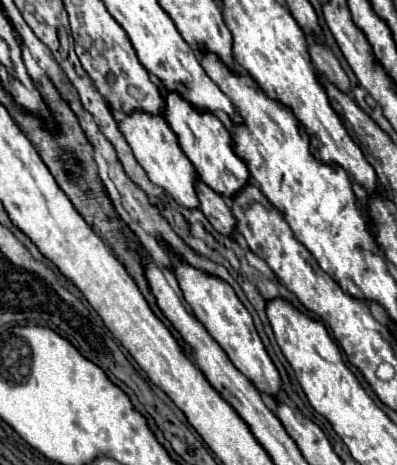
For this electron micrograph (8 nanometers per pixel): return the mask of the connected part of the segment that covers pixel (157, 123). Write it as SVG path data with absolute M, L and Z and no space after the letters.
M131 113L123 119L123 123L119 125L123 137L127 139L127 143L131 145L137 161L141 163L141 167L147 171L149 179L163 187L177 205L185 207L185 209L197 209L199 207L199 199L197 199L197 191L195 191L195 183L199 181L199 175L193 167L193 163L187 159L187 155L183 153L183 149L179 147L177 135L171 131L171 127L167 125L167 121L163 117L153 117L149 113Z

